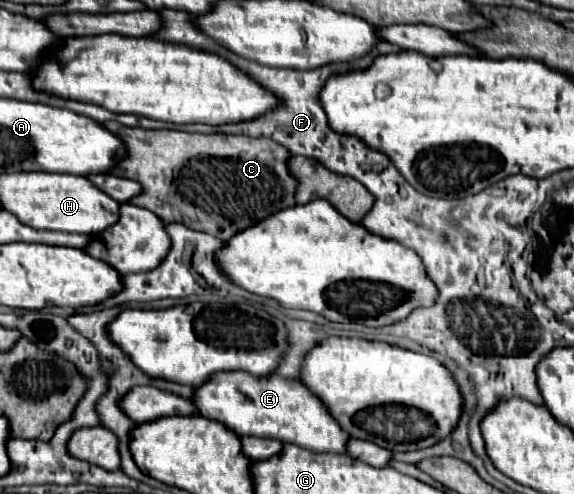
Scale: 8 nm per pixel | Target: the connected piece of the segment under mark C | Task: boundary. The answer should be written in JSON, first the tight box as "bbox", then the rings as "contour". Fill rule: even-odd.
{"bbox":[114,126,296,240],"contour":[[[120,126],[116,134],[124,140],[130,158],[122,160],[114,168],[114,174],[140,182],[144,192],[136,196],[132,204],[156,212],[166,222],[184,222],[192,230],[228,240],[248,226],[296,204],[296,178],[288,168],[292,154],[270,138],[234,134],[194,136],[178,130],[144,130],[126,126]]]}

